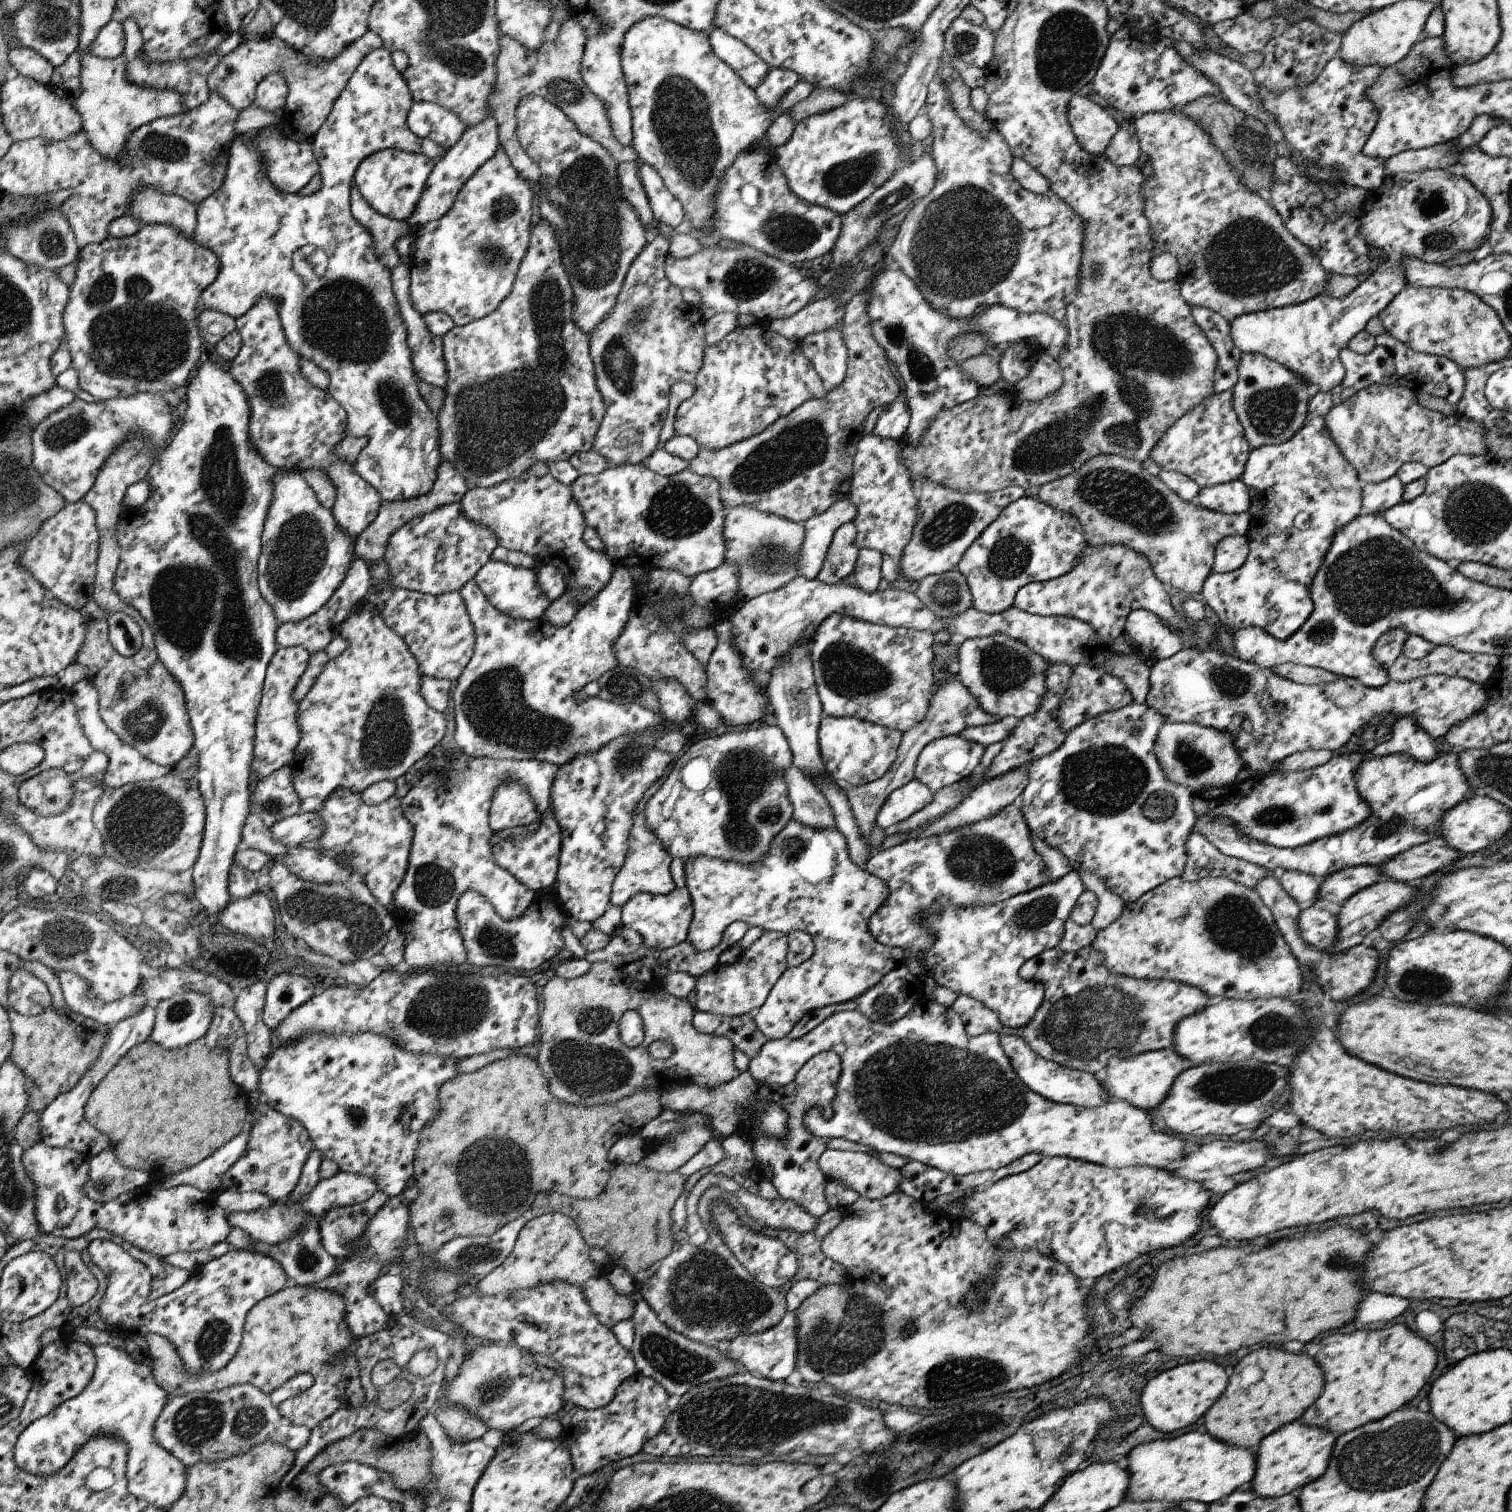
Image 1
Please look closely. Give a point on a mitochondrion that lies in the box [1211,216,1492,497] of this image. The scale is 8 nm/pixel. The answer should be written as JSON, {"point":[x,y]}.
{"point":[1271,410]}

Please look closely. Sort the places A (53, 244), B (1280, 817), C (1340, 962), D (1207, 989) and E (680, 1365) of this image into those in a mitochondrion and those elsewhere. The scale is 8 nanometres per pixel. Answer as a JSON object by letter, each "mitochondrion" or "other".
{"A":"mitochondrion","B":"mitochondrion","C":"other","D":"other","E":"mitochondrion"}

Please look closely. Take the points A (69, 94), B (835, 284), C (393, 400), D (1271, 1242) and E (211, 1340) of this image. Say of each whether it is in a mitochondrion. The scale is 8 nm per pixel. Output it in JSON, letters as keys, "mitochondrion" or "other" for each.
{"A":"other","B":"other","C":"mitochondrion","D":"other","E":"mitochondrion"}

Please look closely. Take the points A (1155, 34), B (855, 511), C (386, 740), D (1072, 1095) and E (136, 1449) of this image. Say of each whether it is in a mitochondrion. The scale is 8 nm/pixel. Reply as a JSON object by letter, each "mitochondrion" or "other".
{"A":"other","B":"other","C":"mitochondrion","D":"other","E":"other"}

